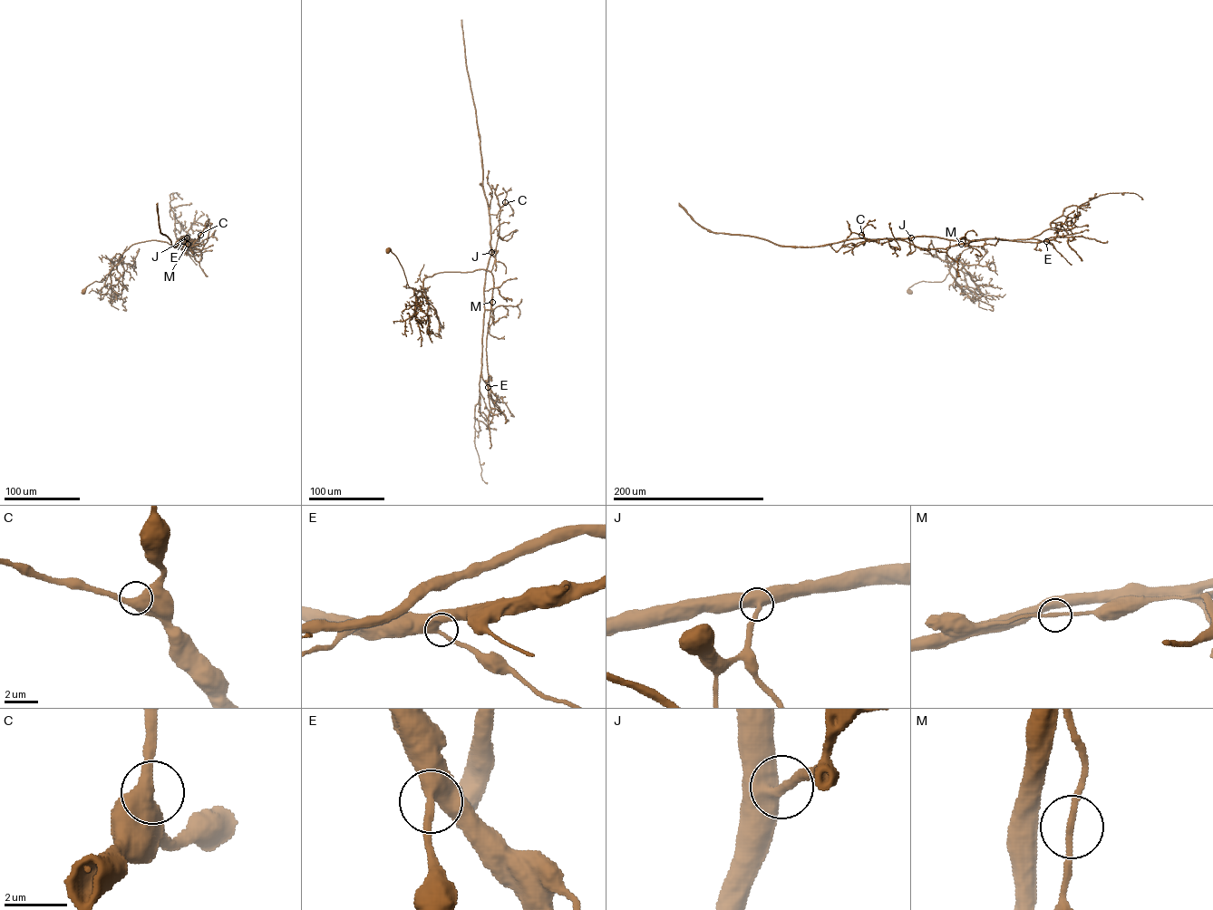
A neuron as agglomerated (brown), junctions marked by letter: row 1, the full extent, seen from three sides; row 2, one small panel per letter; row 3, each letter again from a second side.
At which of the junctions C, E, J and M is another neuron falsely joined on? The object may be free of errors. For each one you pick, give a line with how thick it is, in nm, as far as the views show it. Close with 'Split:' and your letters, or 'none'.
M: calibre 200 nm
Split: M

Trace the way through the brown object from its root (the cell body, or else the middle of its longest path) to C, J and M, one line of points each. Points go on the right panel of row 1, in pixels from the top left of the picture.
C: (909, 291), (919, 282), (943, 281), (950, 264), (938, 256), (931, 240), (926, 248), (861, 235)
J: (909, 291), (919, 282), (943, 281), (950, 266), (931, 240), (928, 246), (946, 250), (949, 240), (911, 237)
M: (909, 291), (919, 282), (943, 281), (949, 273), (950, 264), (938, 256), (931, 240), (931, 248), (961, 244)

